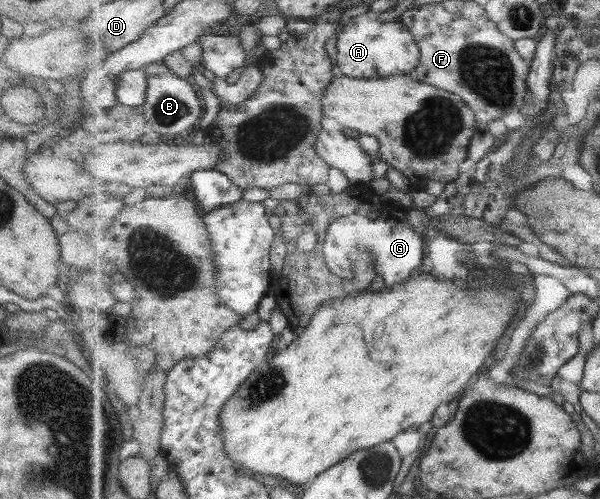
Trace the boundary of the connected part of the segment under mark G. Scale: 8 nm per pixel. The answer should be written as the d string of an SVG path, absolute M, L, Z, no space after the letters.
M358 214L346 215L336 219L331 230L327 233L327 239L323 250L328 267L341 278L353 279L354 261L352 254L358 250L368 249L372 252L372 268L376 270L385 283L385 286L392 287L401 284L417 273L417 269L424 261L424 236L416 232L406 219L376 219L370 220Z

